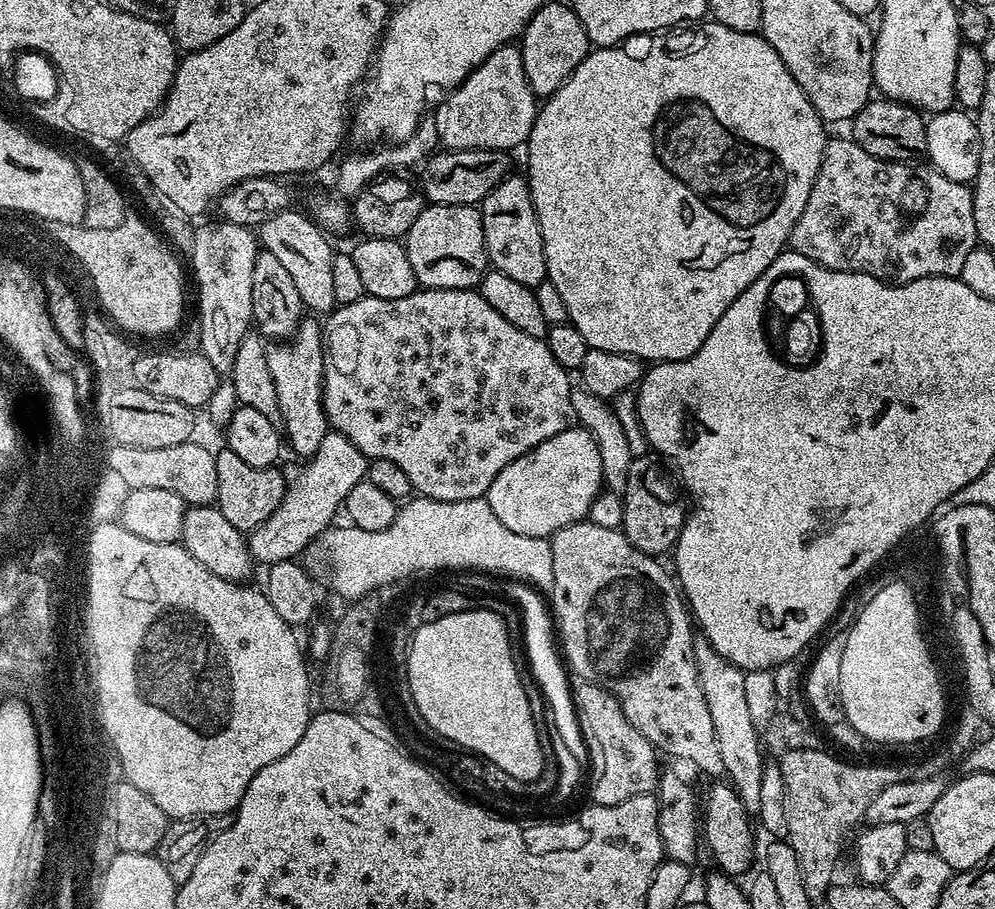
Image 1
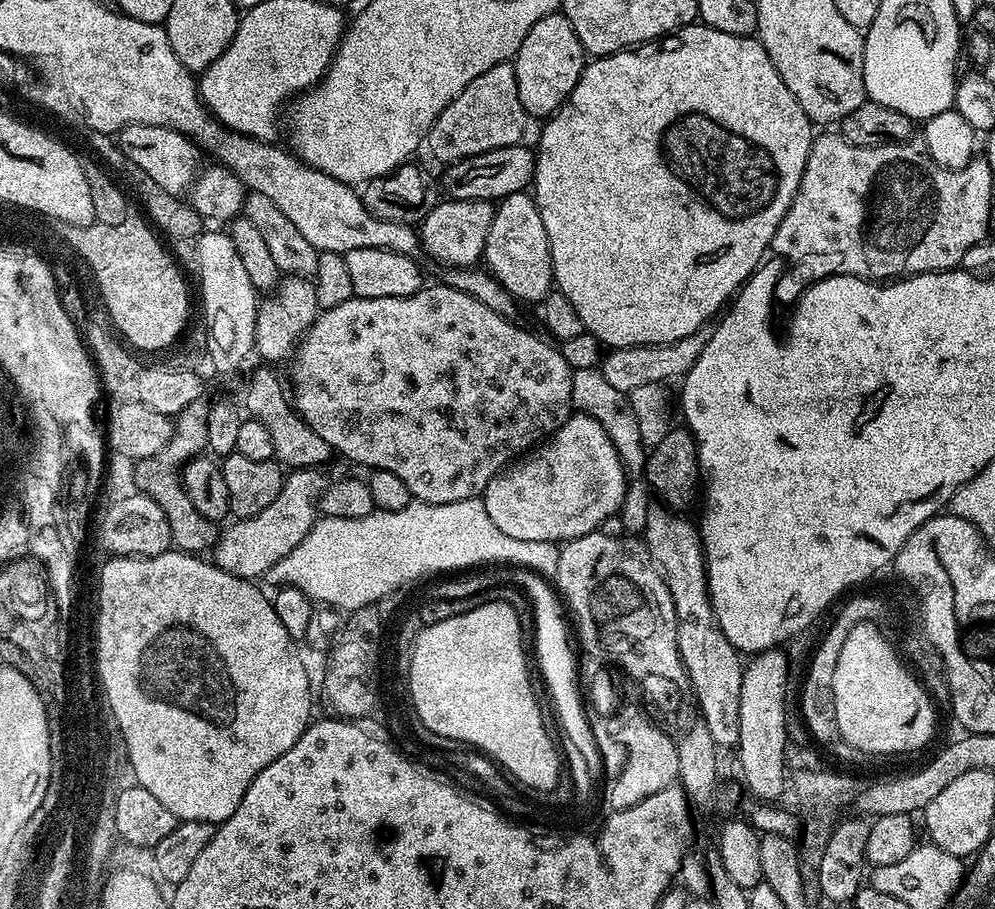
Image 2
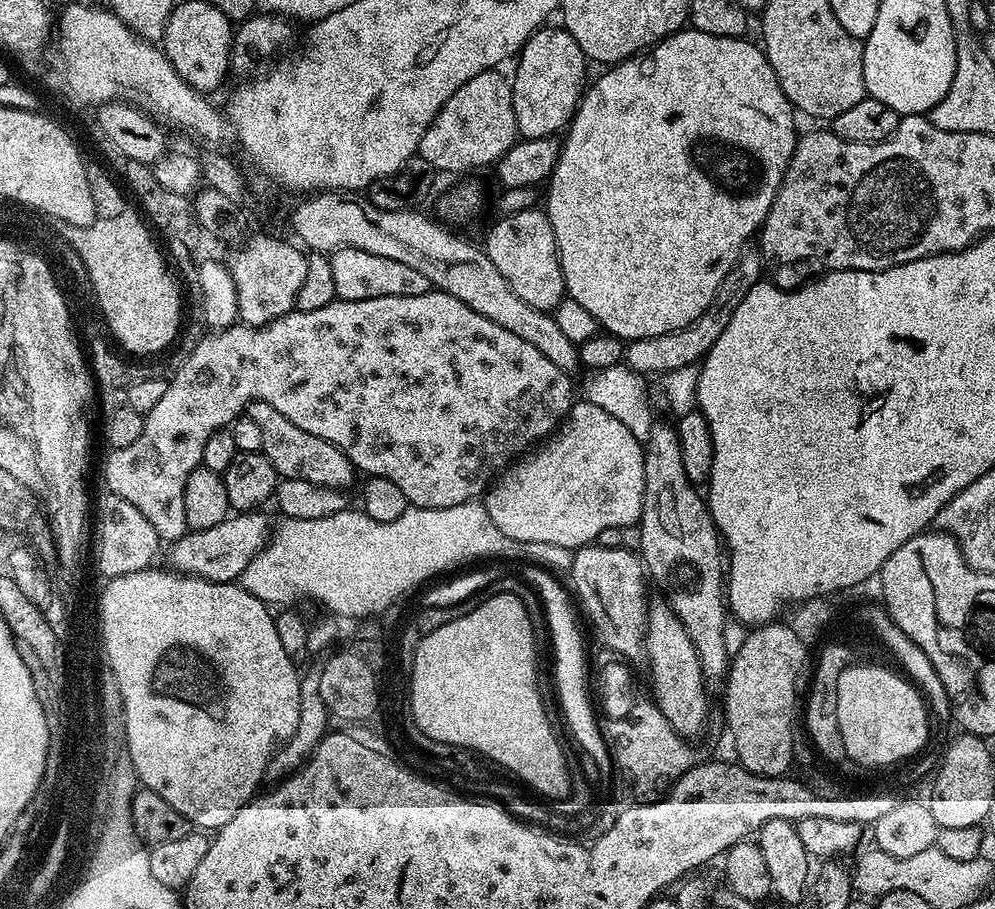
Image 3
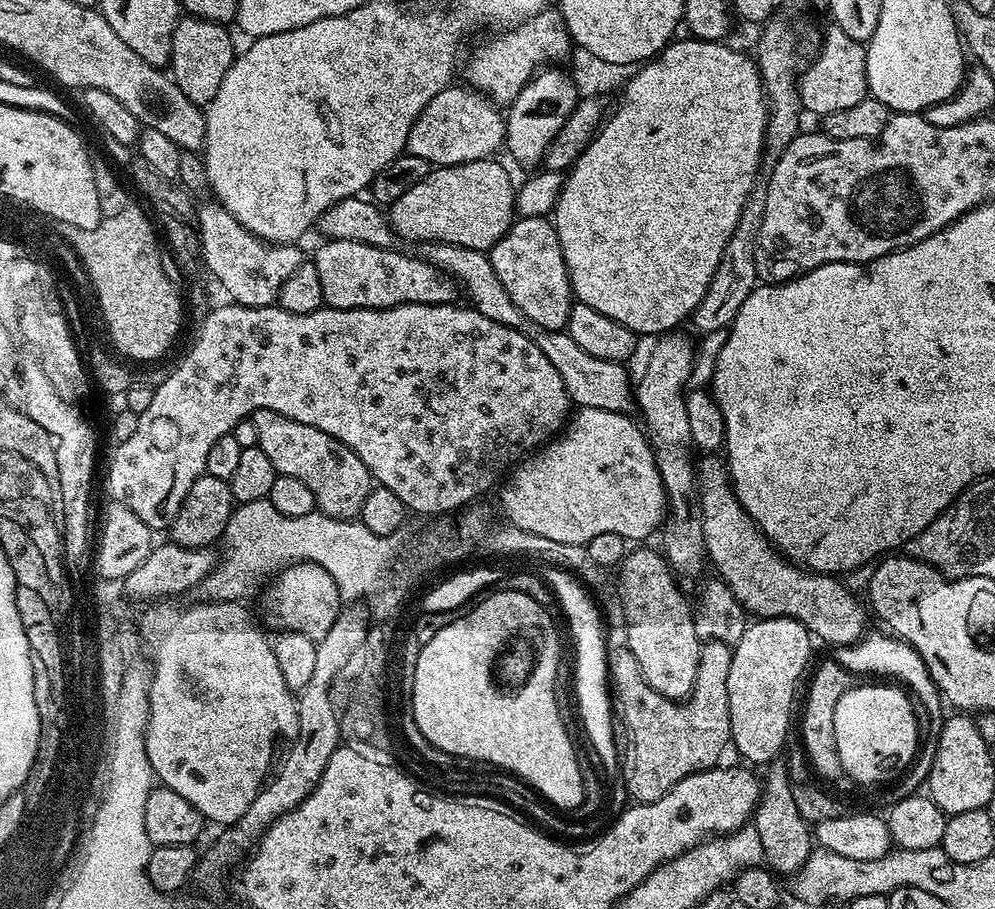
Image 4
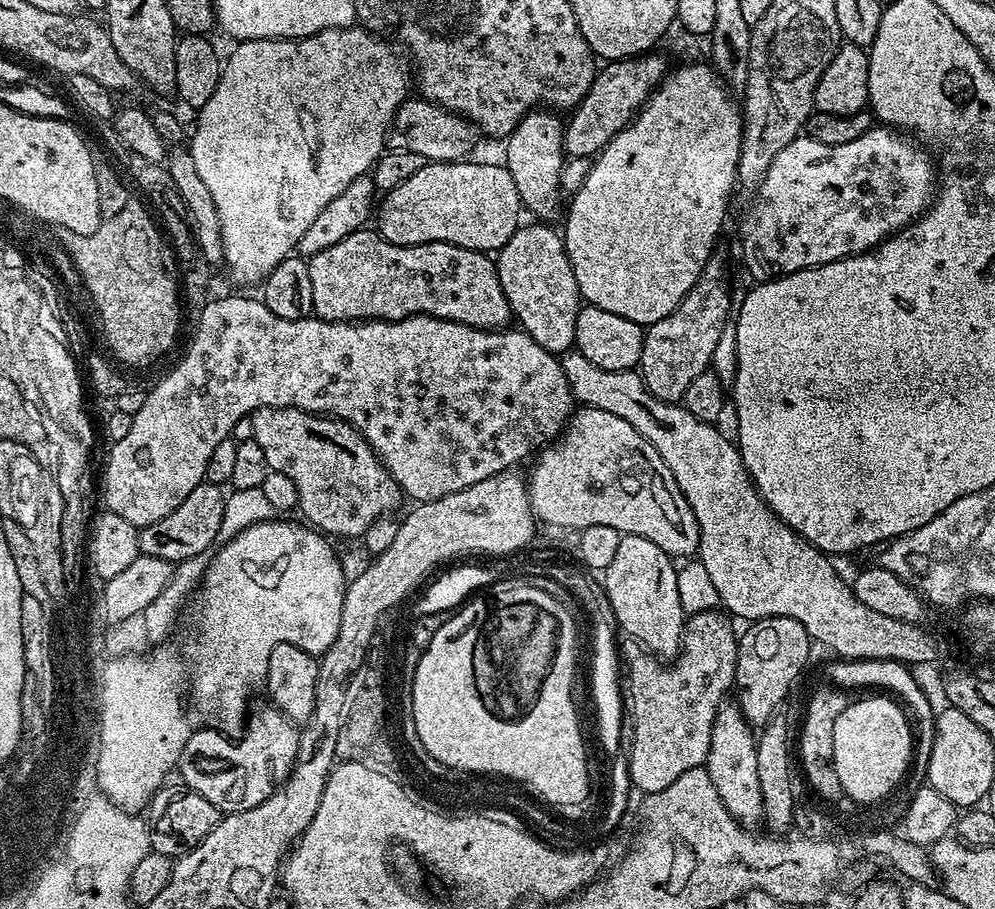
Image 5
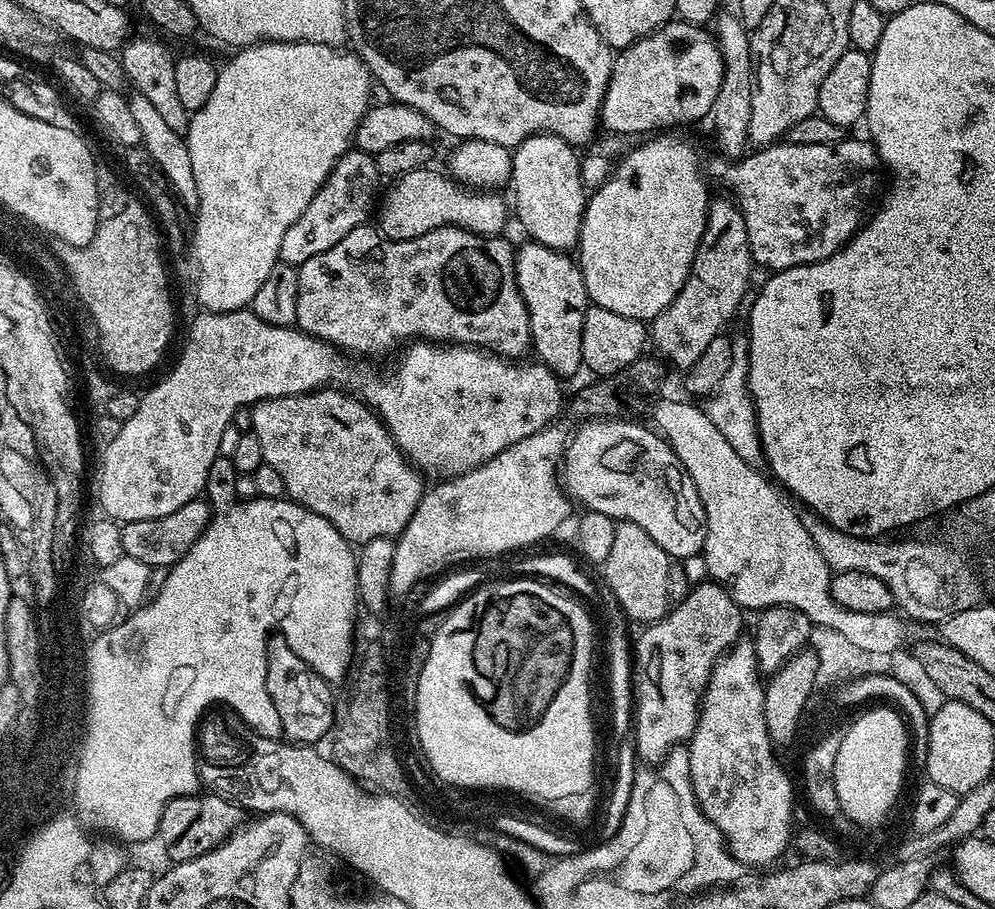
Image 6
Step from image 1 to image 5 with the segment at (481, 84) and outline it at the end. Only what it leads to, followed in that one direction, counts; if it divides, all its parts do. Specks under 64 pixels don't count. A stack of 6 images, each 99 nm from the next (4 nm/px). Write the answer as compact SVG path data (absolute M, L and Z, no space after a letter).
M409 98L398 106L386 144L397 152L410 150L410 154L422 154L425 162L463 161L469 155L467 152L475 146L476 136L477 129L457 112L451 112L432 100Z

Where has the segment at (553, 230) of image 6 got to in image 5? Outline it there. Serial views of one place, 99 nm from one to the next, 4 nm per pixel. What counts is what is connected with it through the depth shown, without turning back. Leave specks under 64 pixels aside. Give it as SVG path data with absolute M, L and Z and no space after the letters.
M533 110L520 119L520 124L506 137L503 163L514 178L520 203L533 212L533 217L548 222L560 208L560 175L564 170L564 124L552 110Z

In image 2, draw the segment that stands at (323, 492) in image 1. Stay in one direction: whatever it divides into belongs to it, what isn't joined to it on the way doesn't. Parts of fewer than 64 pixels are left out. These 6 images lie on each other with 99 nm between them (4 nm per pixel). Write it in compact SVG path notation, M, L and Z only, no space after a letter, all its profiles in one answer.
M291 469L285 475L283 488L274 502L256 515L233 521L232 526L221 531L212 548L213 563L244 579L252 580L262 573L269 573L278 561L302 542L315 524L318 518L317 502L328 484L321 474L319 469Z

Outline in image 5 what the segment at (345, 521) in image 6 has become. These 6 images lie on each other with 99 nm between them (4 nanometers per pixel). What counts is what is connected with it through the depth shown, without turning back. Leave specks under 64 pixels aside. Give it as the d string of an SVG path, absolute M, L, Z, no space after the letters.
M260 408L251 417L254 426L252 439L258 442L258 446L262 446L262 454L266 454L269 469L278 474L286 474L294 482L298 512L305 516L303 519L311 527L332 538L360 538L370 522L397 511L395 508L402 501L400 487L384 469L383 462L376 457L375 450L368 445L363 434L357 428L349 426L345 420L321 416L315 412L303 412L300 408Z

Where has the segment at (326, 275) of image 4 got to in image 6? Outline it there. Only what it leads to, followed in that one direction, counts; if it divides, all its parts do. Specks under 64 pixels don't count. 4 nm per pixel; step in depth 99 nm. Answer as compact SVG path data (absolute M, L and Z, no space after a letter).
M376 226L350 230L338 246L299 265L295 327L356 358L395 353L409 342L494 346L505 357L527 357L532 346L530 318L516 281L514 244L504 239L503 235L479 236L458 227L430 230L406 241L388 240Z

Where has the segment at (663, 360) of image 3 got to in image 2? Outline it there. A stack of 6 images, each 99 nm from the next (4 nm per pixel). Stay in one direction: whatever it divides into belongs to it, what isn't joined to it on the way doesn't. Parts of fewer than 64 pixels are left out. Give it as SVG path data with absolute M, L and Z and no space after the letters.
M705 326L699 328L694 334L686 334L686 338L678 338L669 344L643 344L629 348L613 348L603 353L598 365L599 372L605 376L616 390L625 394L630 393L636 386L646 383L664 384L668 380L679 381L694 362L698 362L698 354L710 342L712 328Z

